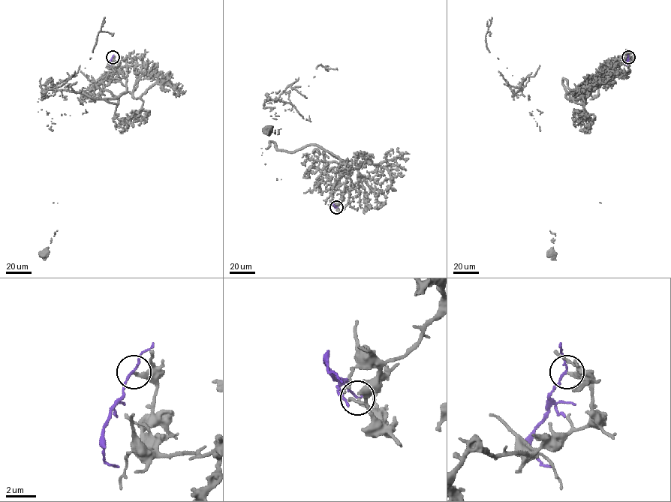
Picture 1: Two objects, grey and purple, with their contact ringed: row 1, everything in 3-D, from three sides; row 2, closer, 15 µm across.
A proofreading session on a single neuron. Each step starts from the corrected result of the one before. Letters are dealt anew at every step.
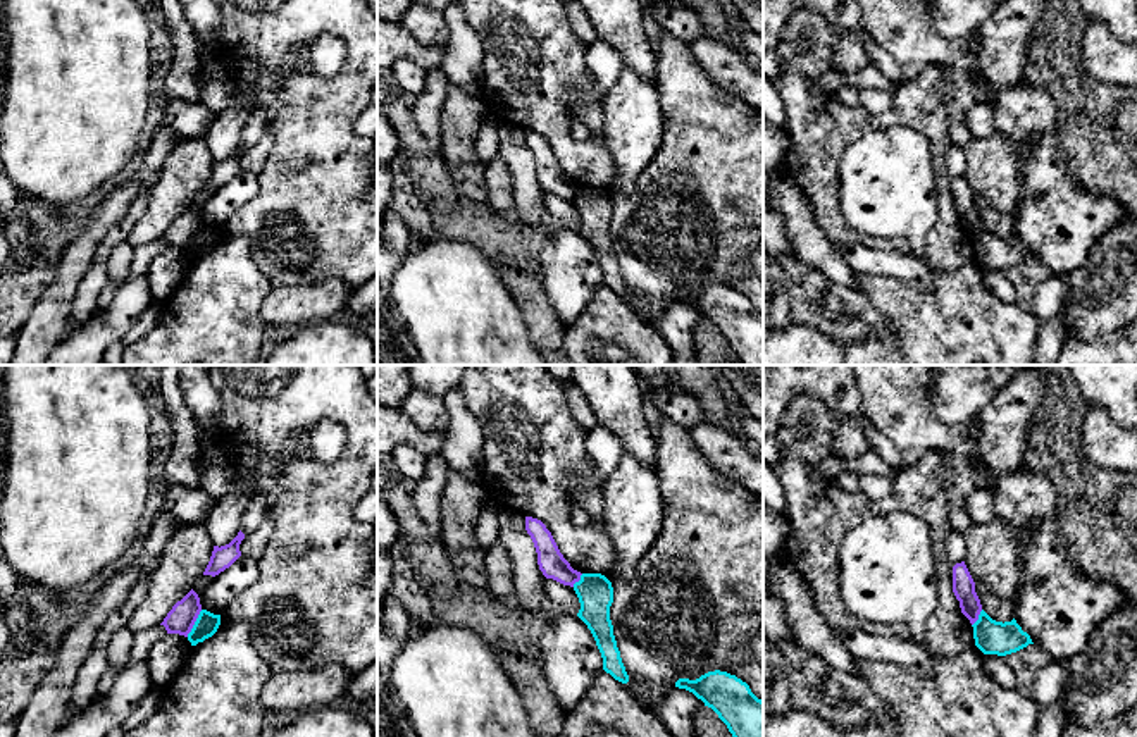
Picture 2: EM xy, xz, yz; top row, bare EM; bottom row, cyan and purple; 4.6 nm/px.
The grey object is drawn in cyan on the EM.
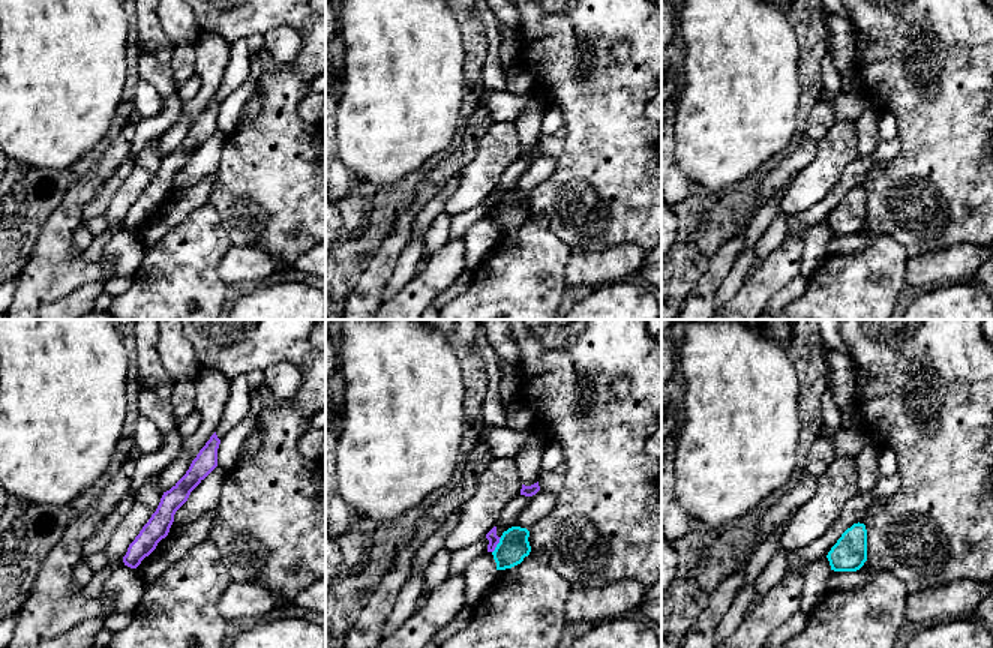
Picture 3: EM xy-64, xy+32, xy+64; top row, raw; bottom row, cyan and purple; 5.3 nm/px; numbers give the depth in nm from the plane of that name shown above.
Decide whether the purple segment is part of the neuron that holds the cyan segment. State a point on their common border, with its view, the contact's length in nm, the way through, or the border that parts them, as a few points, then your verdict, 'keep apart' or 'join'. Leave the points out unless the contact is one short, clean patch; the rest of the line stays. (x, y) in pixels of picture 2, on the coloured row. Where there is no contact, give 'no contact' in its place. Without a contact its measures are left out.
xy (195, 624) | 150 nm | along xy (202, 610), (186, 636) | keep apart

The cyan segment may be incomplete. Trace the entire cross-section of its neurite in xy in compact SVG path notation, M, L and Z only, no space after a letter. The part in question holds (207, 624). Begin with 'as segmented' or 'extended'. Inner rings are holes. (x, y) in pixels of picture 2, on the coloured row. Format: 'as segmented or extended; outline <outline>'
as segmented; outline M202 610L191 632L188 634L188 641L191 646L203 642L205 639L212 637L221 625L221 615L214 615L207 610Z

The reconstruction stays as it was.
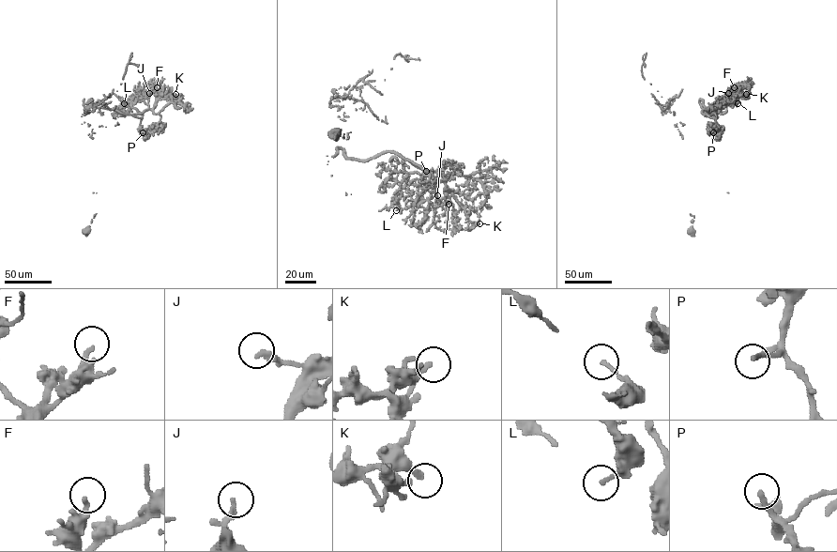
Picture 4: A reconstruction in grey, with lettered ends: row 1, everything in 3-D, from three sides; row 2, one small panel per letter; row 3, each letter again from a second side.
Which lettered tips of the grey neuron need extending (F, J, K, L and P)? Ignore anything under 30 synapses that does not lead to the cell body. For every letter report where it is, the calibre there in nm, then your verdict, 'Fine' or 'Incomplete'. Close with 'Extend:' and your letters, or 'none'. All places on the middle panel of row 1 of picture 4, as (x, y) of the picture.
F: Place: (448, 204). Thickness 240 nm. Fine
J: Place: (437, 195). Thickness 240 nm. Fine
K: Place: (479, 223). Thickness 220 nm. Fine
L: Place: (396, 210). Thickness 140 nm. Fine
P: Place: (426, 171). Thickness 200 nm. Incomplete
Extend: P

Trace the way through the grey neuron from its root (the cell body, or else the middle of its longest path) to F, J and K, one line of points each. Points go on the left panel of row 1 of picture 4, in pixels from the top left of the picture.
F: (86, 231), (92, 138), (87, 102), (91, 99), (94, 108), (142, 114), (154, 107), (157, 87)
J: (86, 231), (92, 138), (87, 102), (91, 99), (94, 108), (139, 114), (148, 109), (149, 93)
K: (86, 231), (92, 138), (87, 102), (91, 99), (94, 108), (139, 114), (152, 109), (161, 96), (175, 94)

